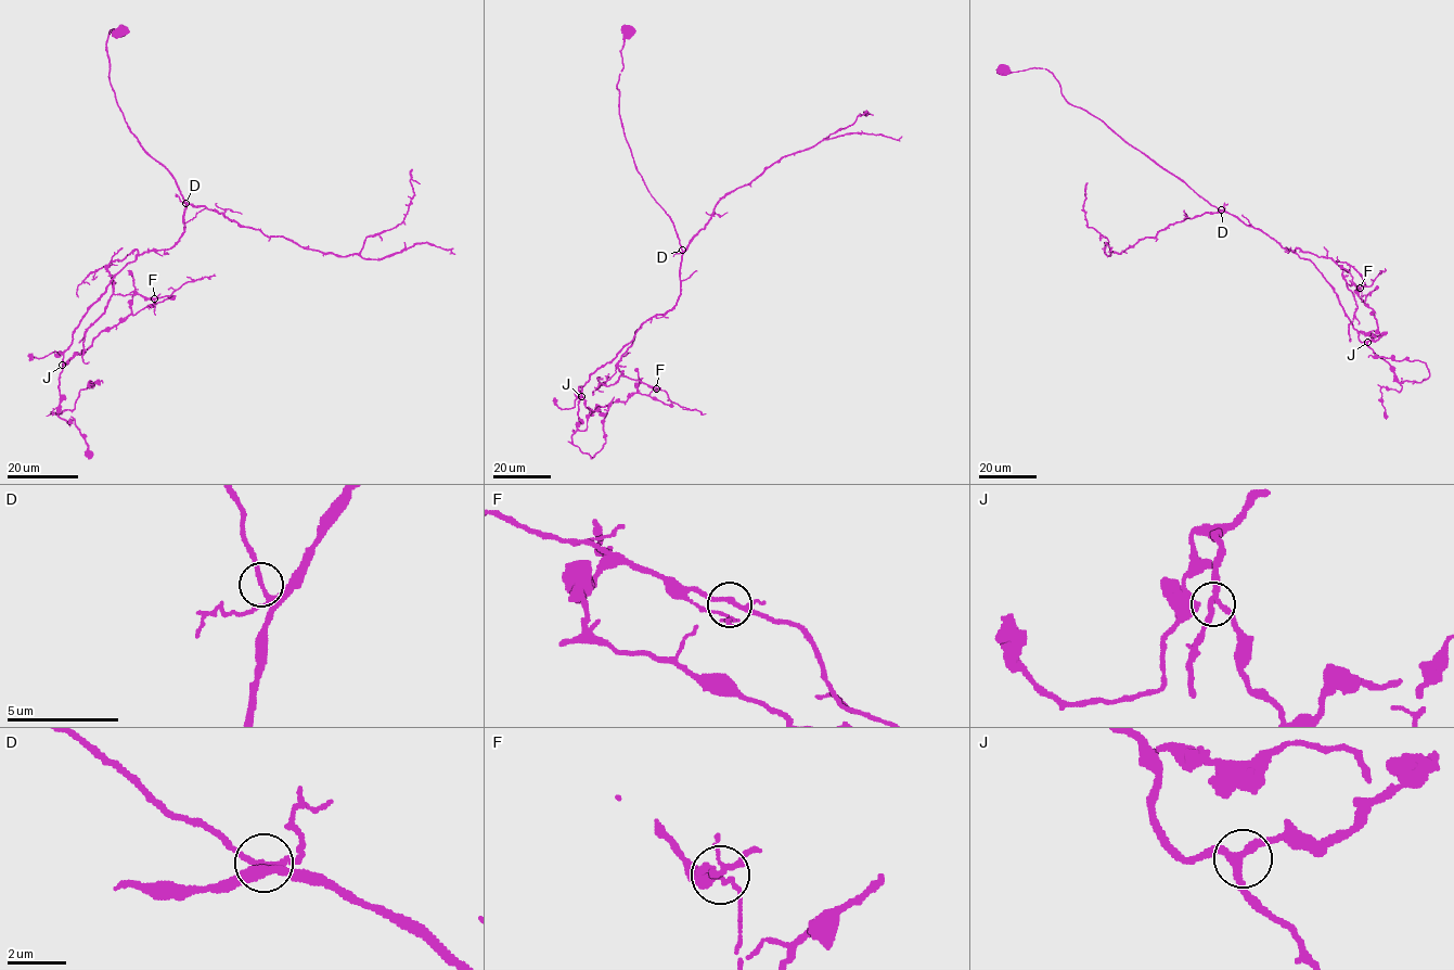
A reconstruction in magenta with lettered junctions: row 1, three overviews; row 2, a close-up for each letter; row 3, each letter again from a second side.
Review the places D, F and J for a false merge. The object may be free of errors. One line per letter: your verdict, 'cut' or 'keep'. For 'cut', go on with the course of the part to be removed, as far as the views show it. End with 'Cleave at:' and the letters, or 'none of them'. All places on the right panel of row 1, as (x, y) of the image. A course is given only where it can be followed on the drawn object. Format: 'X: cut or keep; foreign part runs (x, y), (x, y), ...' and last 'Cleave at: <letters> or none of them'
D: keep
F: keep
J: keep
Cleave at: none of them

